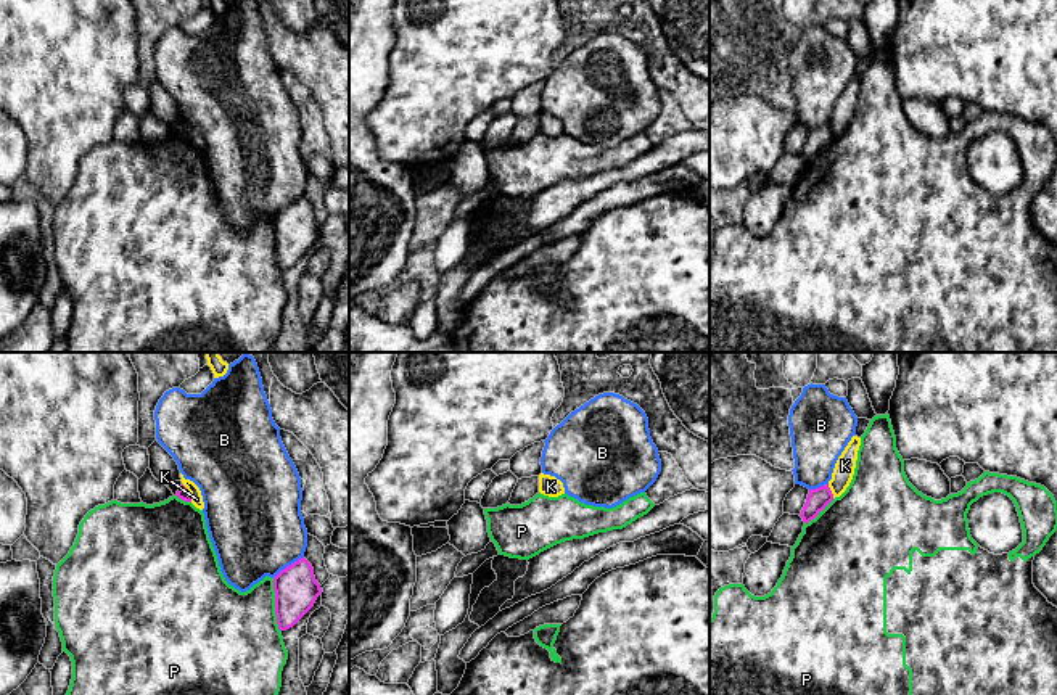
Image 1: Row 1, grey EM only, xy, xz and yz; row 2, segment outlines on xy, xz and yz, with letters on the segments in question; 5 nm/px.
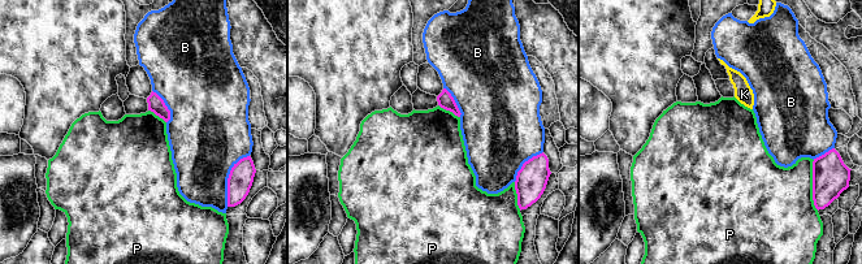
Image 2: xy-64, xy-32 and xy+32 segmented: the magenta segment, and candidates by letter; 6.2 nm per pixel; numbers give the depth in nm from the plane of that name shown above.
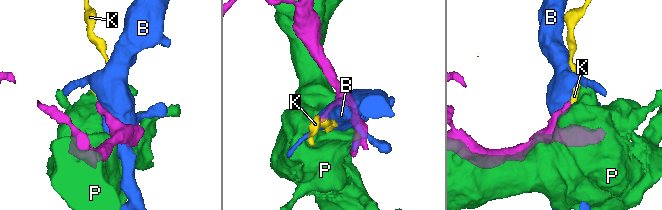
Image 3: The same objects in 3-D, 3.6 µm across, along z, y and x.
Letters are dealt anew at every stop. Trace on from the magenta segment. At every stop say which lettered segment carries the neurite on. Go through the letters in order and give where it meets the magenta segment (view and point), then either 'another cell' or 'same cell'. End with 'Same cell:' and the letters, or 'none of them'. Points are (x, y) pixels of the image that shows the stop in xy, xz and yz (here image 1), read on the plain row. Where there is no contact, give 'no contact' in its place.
B: meets magenta in xy at (290, 205); another cell
K: meets magenta in xy at (189, 132); another cell
P: meets magenta in xy at (275, 245); another cell
Same cell: none of them

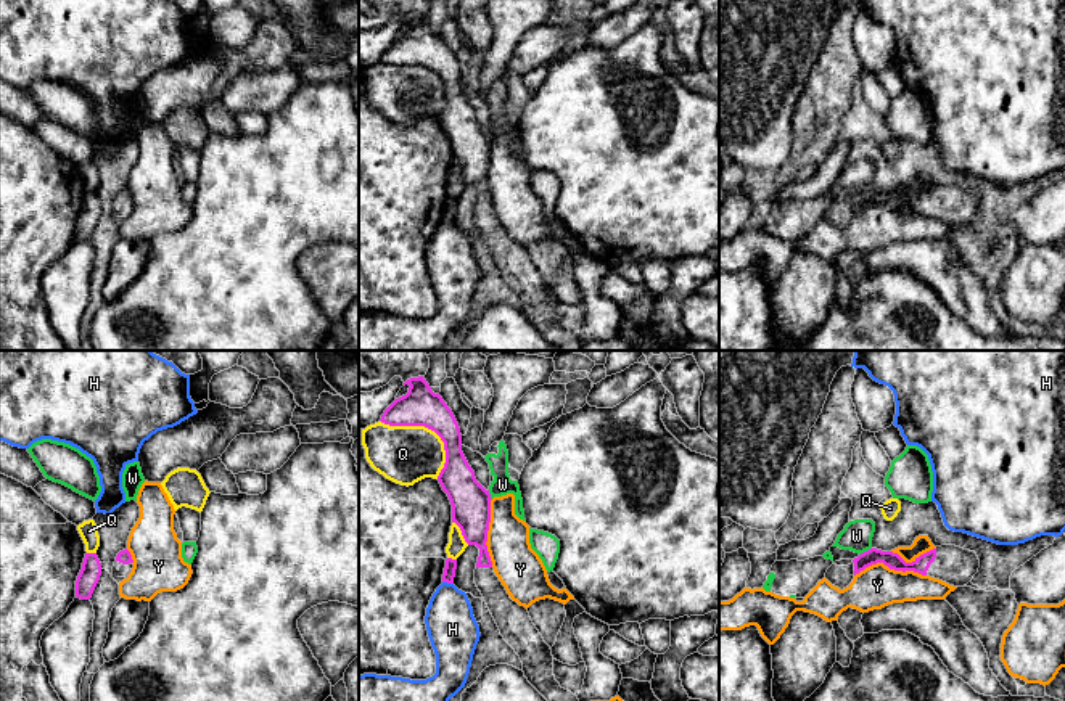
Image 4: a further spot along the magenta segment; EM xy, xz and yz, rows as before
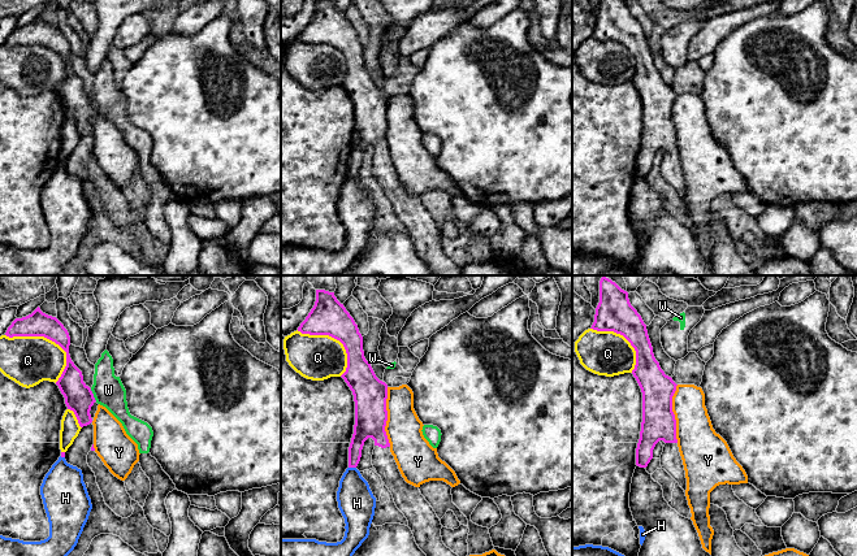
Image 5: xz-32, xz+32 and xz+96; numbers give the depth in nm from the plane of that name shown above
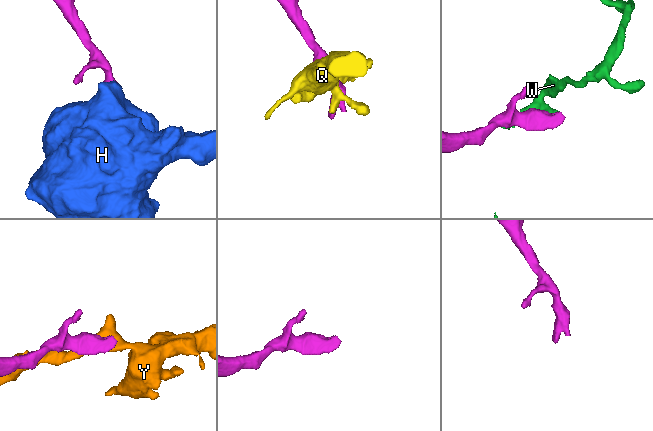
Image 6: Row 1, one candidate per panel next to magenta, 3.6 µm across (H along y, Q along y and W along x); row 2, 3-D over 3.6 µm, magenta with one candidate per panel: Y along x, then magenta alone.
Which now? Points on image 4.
H: meets magenta in xz at (448, 222); another cell
Q: meets magenta in xz at (430, 68); another cell
W: meets magenta in yz at (864, 192); another cell
Y: meets magenta in yz at (890, 208); another cell
Same cell: none of them

